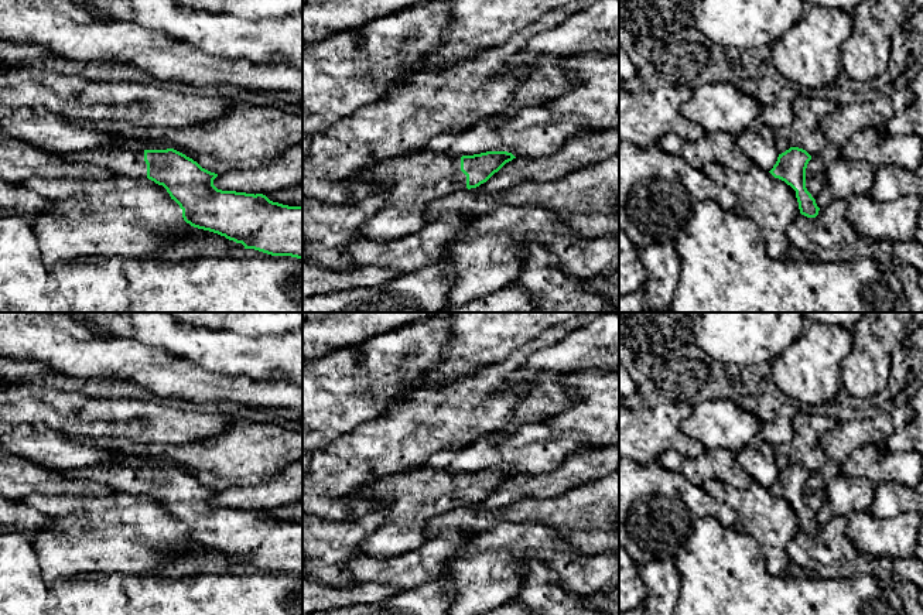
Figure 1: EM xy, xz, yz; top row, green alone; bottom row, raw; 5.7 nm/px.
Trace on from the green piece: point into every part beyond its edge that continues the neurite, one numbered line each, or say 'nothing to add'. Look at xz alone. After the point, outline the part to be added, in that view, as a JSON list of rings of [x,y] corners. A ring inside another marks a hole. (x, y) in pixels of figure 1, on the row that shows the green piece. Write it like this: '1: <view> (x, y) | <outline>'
1: xz (412, 183) | [[[414,153],[383,161],[358,177],[379,185],[387,195],[380,211],[359,229],[359,238],[396,240],[425,225],[427,208],[438,198],[466,189],[461,157]]]

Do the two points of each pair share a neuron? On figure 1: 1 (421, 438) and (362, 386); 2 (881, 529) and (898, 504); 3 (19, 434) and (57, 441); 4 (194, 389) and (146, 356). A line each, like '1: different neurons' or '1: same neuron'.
1: different neurons
2: different neurons
3: same neuron
4: same neuron

